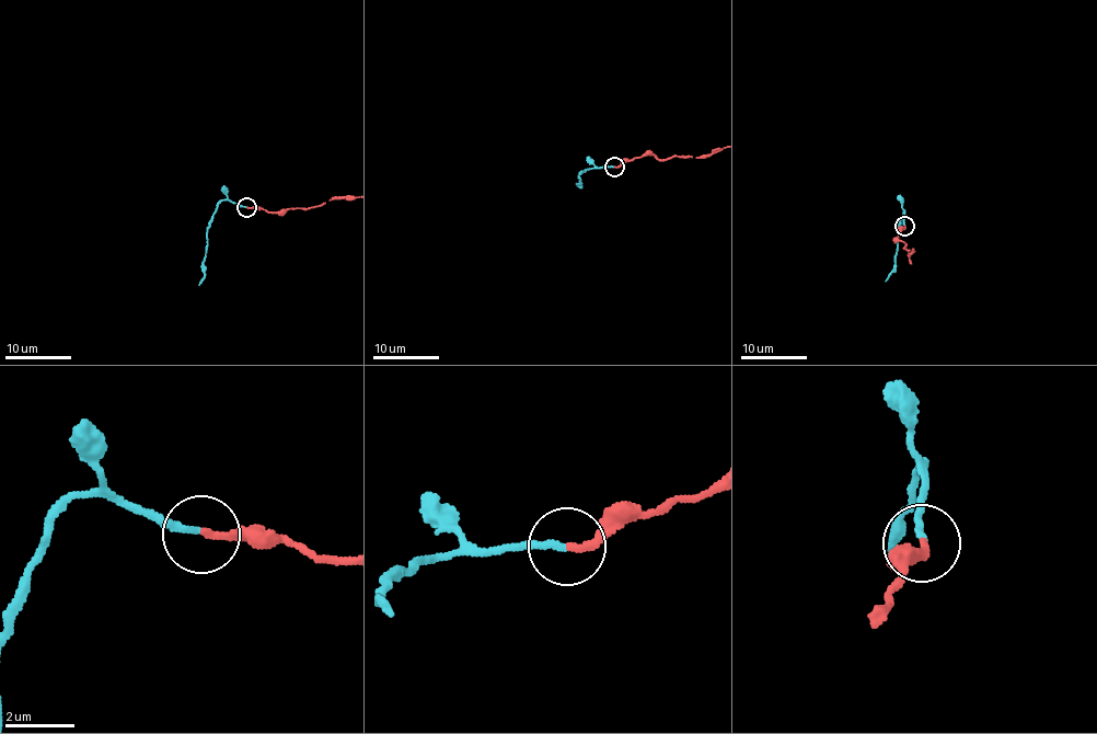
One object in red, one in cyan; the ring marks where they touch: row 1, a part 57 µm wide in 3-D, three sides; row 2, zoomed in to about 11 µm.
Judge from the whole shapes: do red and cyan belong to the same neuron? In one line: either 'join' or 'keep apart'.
join

